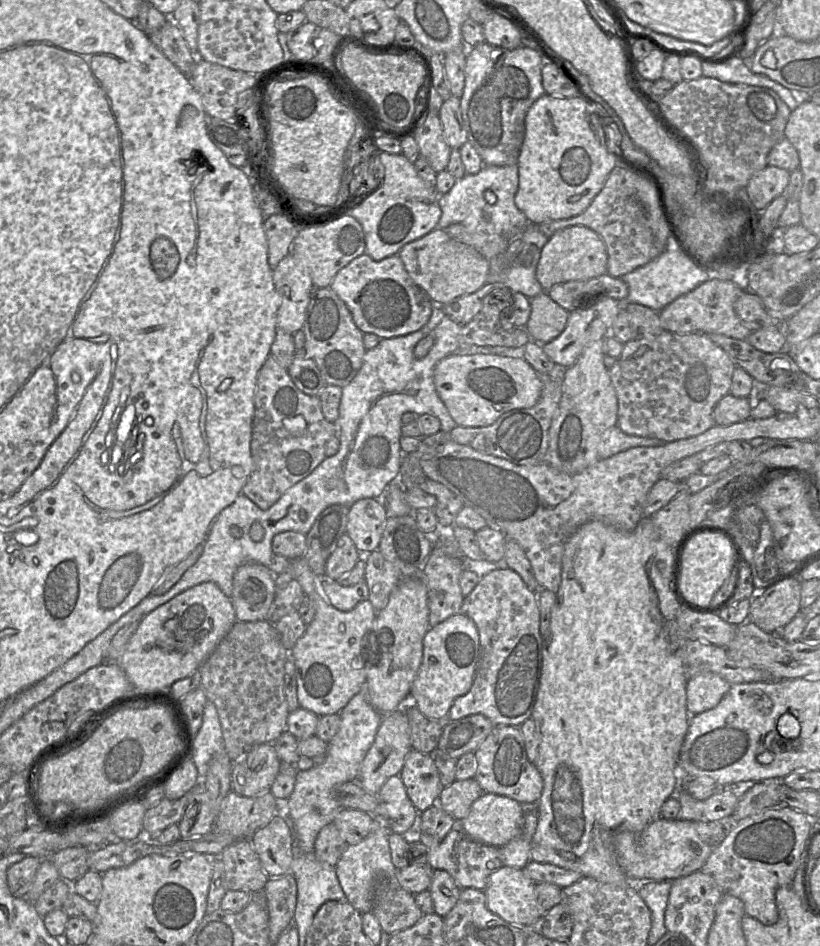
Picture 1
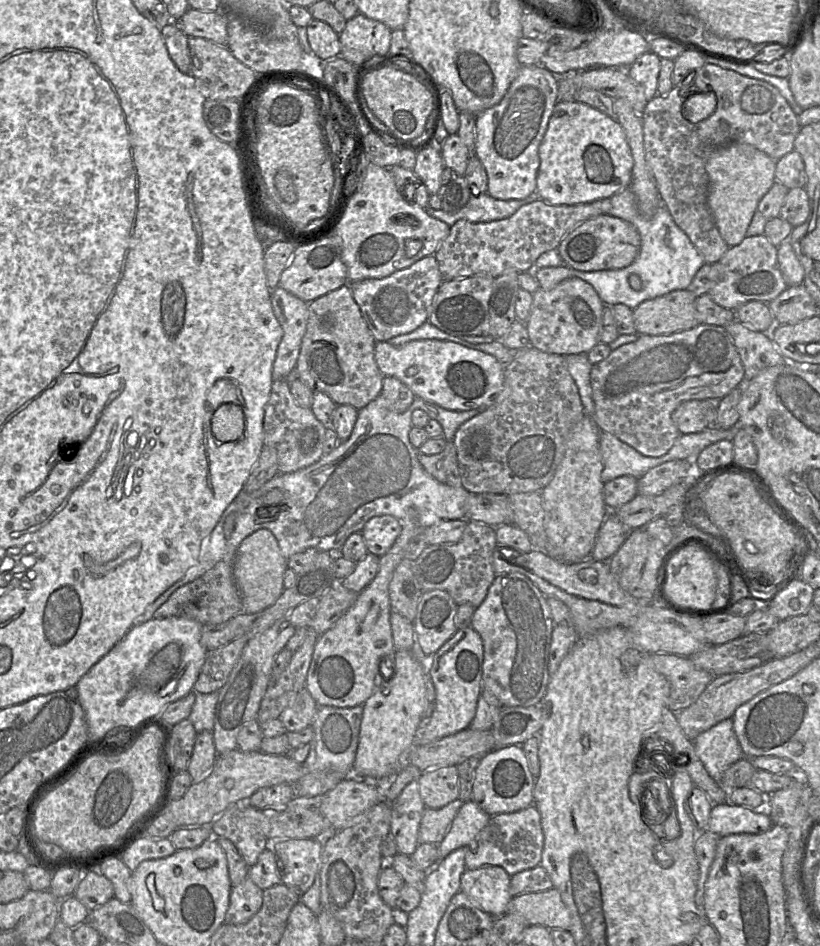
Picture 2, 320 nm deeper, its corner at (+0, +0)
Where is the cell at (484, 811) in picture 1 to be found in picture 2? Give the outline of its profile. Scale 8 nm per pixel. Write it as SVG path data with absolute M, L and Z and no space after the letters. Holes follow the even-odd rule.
M473 800L464 802L439 844L439 861L458 848L468 847L489 823L491 817Z

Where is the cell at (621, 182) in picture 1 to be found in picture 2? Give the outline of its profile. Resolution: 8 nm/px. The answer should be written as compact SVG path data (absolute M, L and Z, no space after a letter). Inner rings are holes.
M603 198L574 205L551 205L541 199L521 206L512 216L491 222L458 220L434 254L443 281L487 274L496 278L505 270L526 272L540 254L556 249L561 240L581 222L609 214L610 200Z

